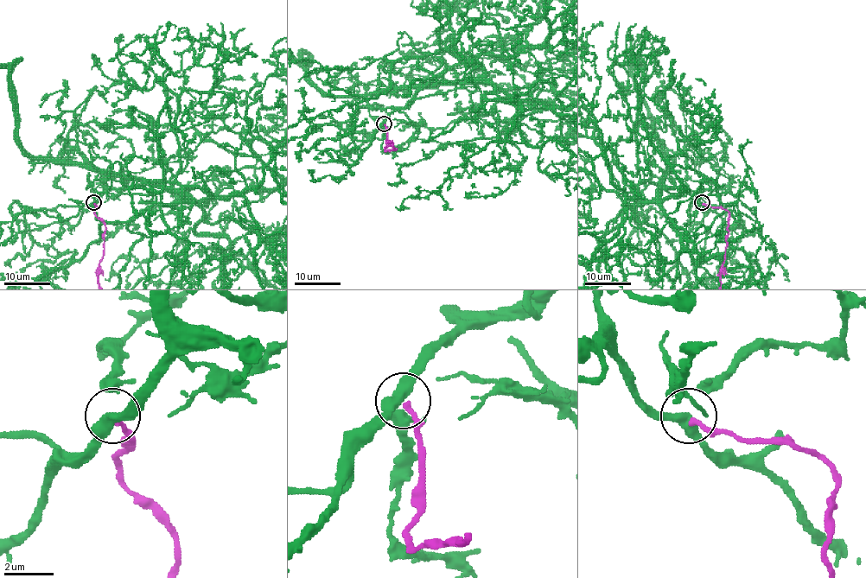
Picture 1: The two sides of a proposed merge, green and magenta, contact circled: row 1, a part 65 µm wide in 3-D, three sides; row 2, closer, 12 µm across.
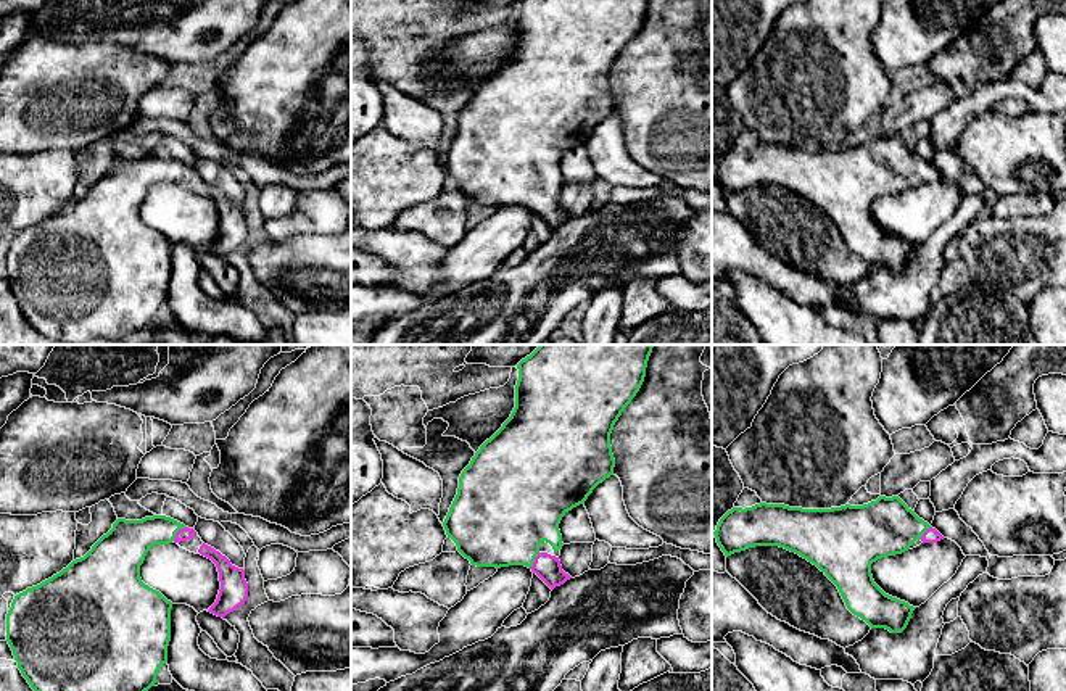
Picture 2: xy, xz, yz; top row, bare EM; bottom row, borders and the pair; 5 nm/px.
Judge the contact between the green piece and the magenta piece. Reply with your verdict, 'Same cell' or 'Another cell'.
Same cell

